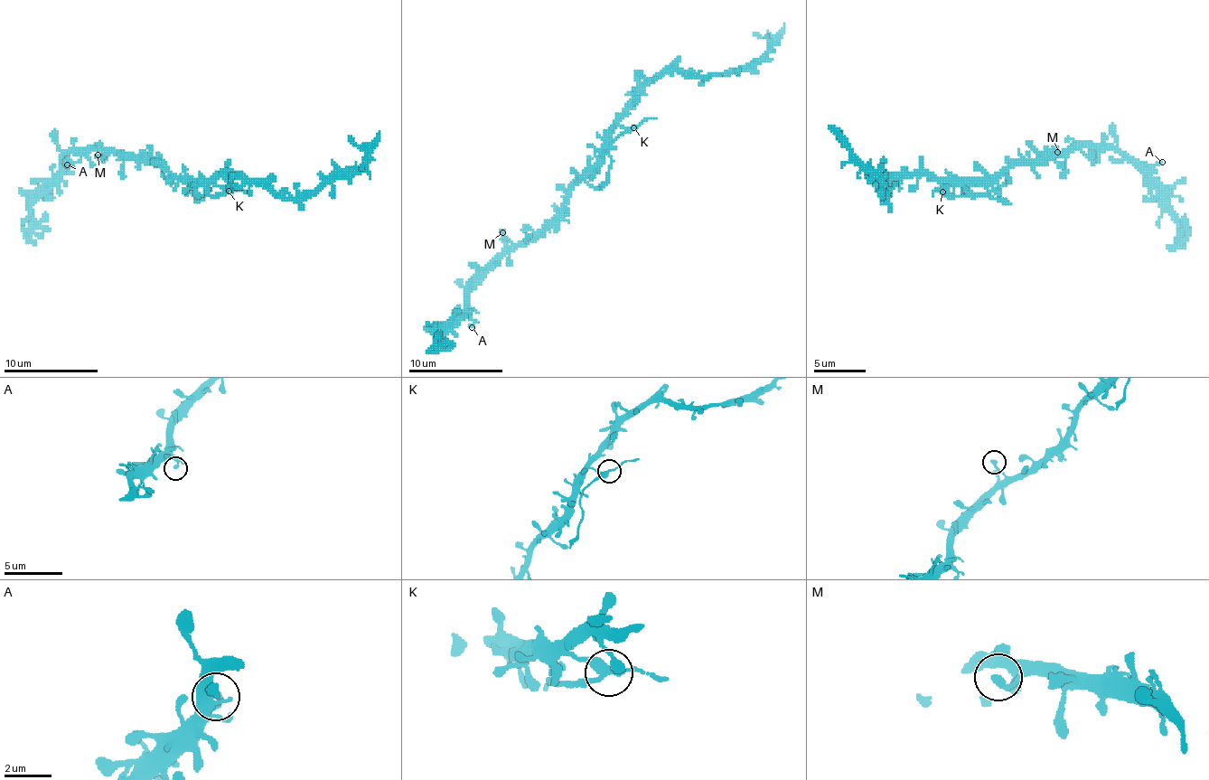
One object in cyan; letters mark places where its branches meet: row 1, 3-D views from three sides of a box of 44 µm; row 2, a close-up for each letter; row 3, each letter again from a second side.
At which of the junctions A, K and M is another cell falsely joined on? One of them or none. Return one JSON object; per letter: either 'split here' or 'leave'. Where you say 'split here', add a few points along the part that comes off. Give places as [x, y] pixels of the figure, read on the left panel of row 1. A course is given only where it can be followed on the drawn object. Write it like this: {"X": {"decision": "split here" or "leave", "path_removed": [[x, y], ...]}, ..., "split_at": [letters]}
{"A": {"decision": "leave"}, "K": {"decision": "split here", "path_removed": [[228, 191], [206, 195], [197, 202]]}, "M": {"decision": "leave"}, "split_at": ["K"]}

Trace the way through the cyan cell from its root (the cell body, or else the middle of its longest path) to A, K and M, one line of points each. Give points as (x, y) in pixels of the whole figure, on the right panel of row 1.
A: (990, 175), (1029, 164), (1039, 155), (1083, 146), (1115, 146), (1143, 164), (1162, 162)
K: (990, 175), (985, 178), (946, 178), (941, 183), (943, 191)
M: (990, 175), (1000, 175), (1011, 164), (1029, 164), (1039, 155), (1063, 155), (1071, 149), (1065, 155), (1057, 152)

